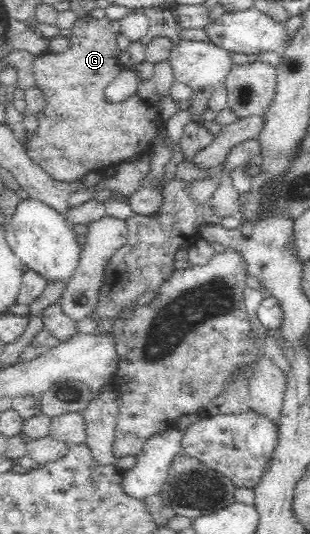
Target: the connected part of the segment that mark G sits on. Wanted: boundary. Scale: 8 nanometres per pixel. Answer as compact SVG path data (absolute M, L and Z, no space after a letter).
M107 16L99 19L77 19L71 28L69 37L72 48L68 52L35 55L31 62L35 86L46 94L48 105L37 116L38 130L28 132L30 140L22 140L22 147L24 146L23 150L30 160L51 176L52 180L72 182L88 174L101 174L109 167L118 167L134 154L150 151L153 138L162 124L156 106L140 99L138 94L125 102L109 102L106 98L106 86L124 68L118 61L120 50L110 22Z

